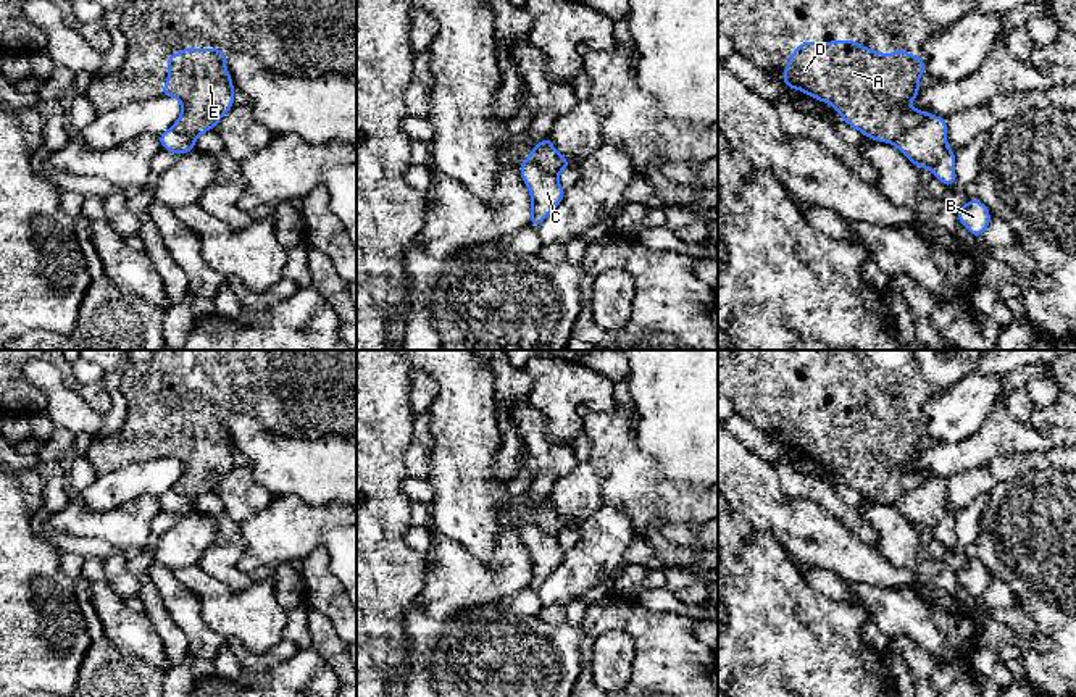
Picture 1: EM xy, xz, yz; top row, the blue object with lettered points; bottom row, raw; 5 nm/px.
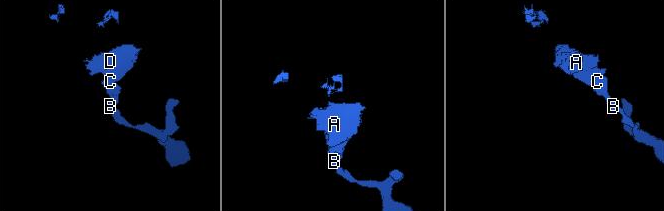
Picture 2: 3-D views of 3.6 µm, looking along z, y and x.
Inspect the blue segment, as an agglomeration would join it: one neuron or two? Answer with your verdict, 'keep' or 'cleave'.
cleave

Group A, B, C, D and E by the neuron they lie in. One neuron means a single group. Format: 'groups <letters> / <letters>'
groups A D E / B C

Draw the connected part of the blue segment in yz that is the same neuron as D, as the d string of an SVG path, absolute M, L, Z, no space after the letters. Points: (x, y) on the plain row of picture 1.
M803 402L789 416L781 442L832 466L868 500L892 505L928 478L923 471L908 470L920 457L923 434L921 416L908 416L905 410L887 416L855 402Z

